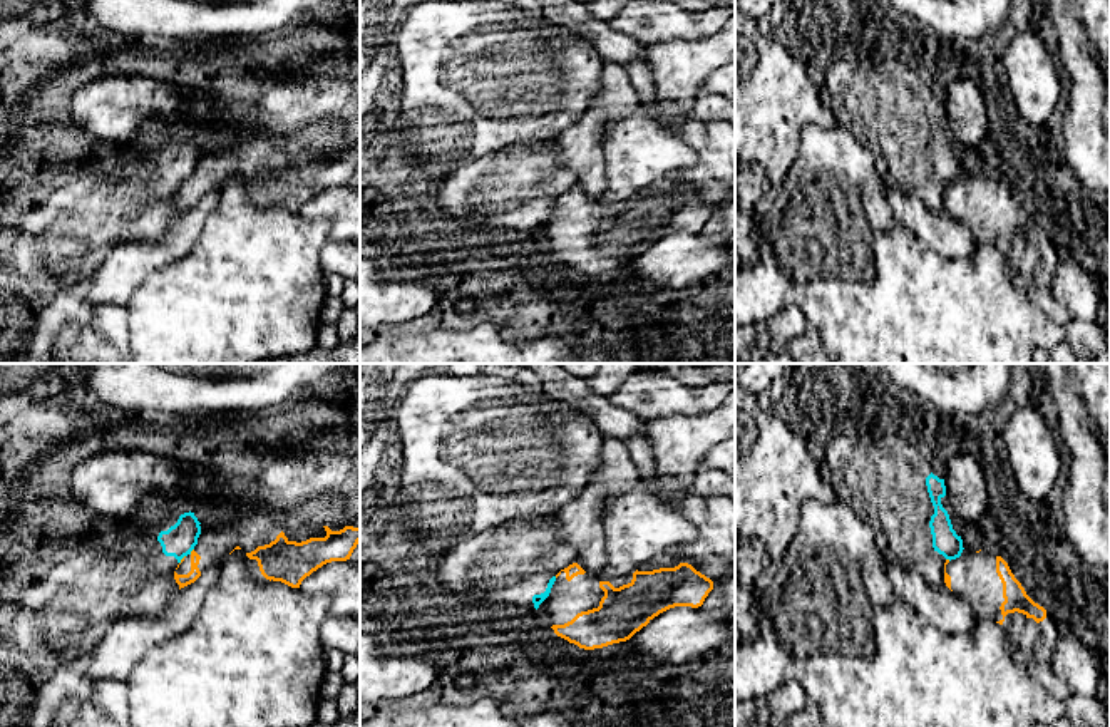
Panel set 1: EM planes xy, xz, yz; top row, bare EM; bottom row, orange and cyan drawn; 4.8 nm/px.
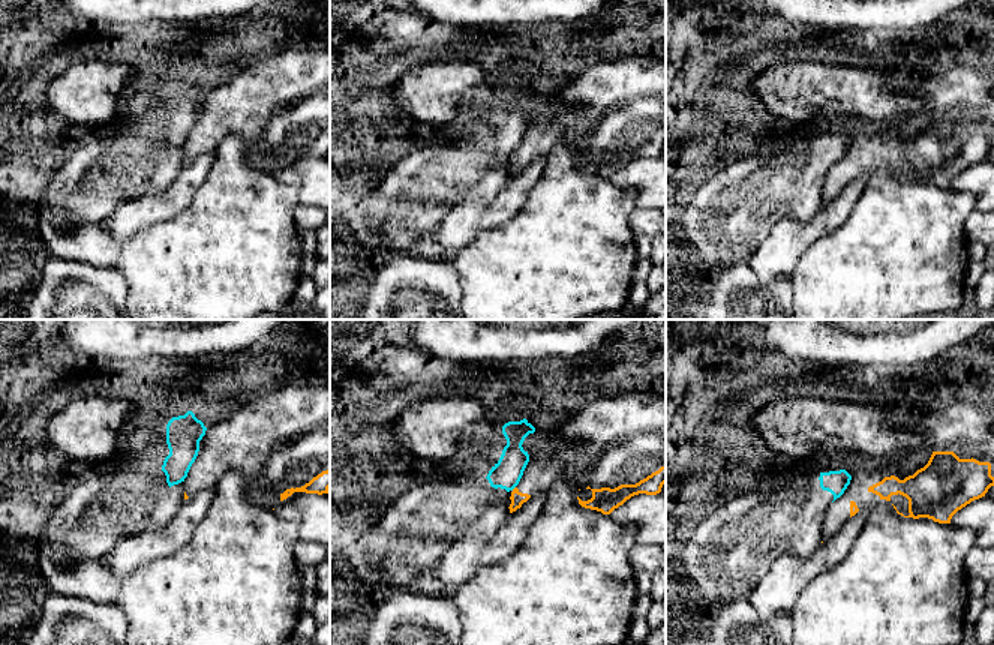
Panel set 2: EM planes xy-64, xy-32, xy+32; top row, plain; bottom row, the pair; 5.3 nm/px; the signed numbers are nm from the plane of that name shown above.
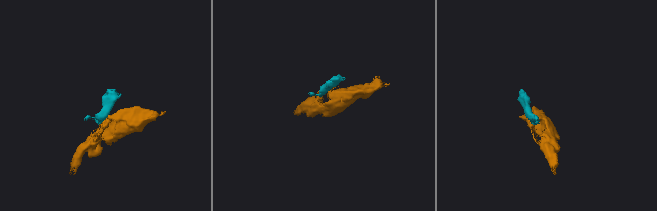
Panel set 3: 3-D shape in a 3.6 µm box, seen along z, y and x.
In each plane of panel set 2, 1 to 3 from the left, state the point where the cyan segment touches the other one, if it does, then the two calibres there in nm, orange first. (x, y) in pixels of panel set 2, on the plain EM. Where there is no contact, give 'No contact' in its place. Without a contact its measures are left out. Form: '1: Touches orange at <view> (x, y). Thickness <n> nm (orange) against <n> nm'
1: No contact
2: No contact
3: No contact

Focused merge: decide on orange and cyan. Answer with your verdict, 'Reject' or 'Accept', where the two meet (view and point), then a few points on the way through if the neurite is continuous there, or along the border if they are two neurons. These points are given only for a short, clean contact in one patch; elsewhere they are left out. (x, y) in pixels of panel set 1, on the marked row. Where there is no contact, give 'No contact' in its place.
Reject. Touches orange at xy (191, 551). Boundary: xy (193, 548), (190, 553)

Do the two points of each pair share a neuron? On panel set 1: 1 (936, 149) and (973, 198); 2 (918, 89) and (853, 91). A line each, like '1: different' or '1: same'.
1: different
2: same

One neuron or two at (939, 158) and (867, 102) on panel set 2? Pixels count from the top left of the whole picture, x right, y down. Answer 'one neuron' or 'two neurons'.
two neurons

